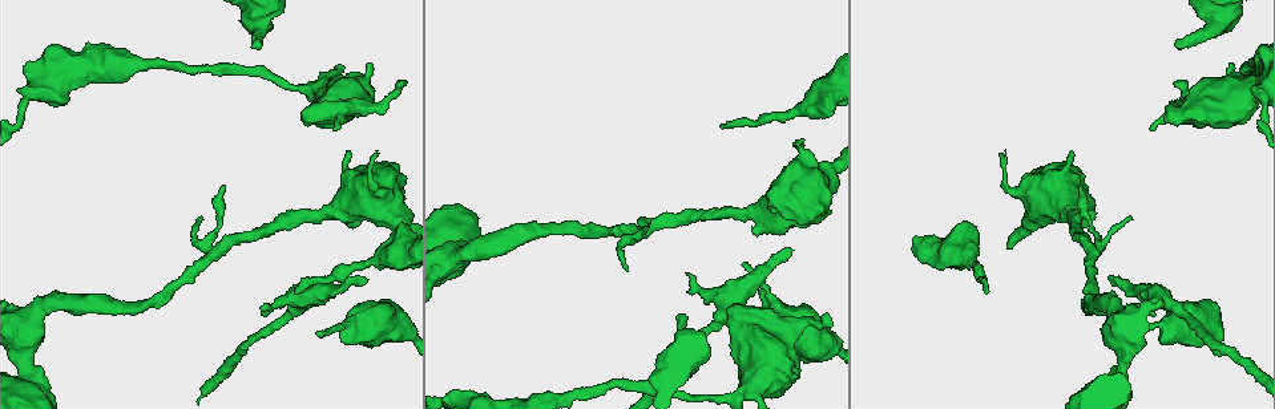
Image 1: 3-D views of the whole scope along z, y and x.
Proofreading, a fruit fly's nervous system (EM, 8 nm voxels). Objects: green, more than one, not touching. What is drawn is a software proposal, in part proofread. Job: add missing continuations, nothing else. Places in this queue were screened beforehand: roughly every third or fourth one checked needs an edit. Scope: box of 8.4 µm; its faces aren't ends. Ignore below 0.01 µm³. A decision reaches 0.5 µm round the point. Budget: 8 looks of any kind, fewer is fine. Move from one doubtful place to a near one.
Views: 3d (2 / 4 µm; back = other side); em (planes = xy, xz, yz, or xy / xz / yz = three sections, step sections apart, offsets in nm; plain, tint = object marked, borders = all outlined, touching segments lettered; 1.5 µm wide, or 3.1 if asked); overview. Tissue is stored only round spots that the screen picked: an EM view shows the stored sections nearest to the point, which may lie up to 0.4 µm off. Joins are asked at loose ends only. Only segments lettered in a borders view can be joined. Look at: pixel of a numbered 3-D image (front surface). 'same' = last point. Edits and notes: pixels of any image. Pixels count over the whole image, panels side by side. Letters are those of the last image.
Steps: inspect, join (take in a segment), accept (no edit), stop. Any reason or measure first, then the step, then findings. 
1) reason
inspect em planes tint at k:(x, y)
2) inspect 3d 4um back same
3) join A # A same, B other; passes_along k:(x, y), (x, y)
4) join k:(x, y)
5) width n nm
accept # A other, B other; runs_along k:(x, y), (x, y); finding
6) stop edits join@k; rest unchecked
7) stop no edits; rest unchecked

an open end
inspect em planes borders at 1:(260, 46)

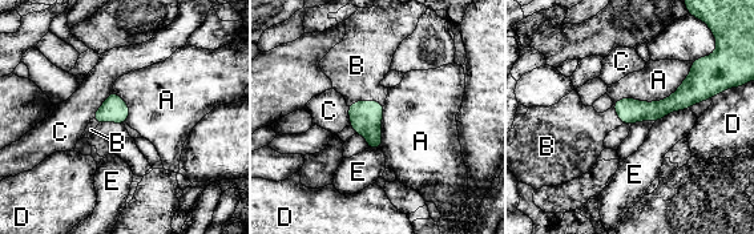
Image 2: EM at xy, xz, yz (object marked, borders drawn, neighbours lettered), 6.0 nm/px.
longest_contact A 550 nm
join B # A other, B same, C other, D other, E other; the neuron continues

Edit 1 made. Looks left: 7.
tapers out
inspect 3d 2um at 1:(799, 142)

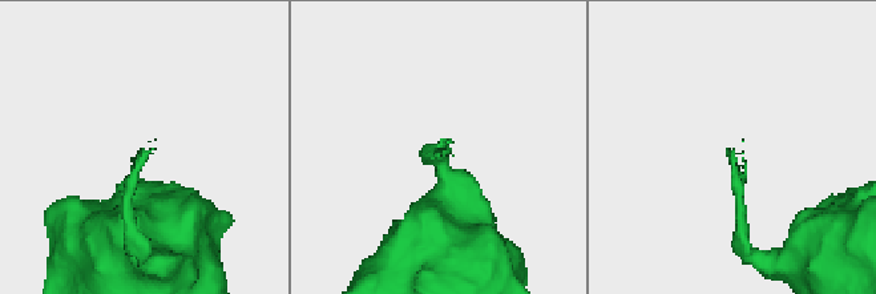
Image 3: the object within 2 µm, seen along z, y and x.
inspect em yz step 8 borders at 3:(441, 146)

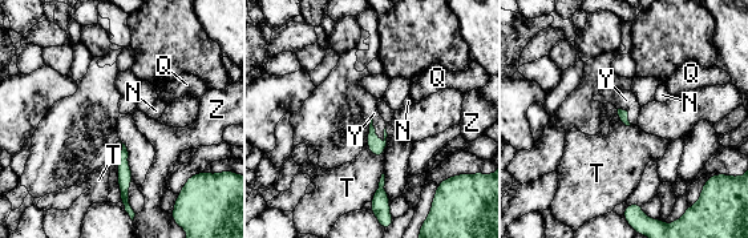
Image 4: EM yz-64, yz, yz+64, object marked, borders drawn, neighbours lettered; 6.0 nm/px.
join Y # N other, Q other, T other, Y same, Z other; passes_along 4:(377, 149), (375, 130), (379, 122); the neuron continues

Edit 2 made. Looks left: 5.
inspect em xz step 8 borders at 1:(987, 294)

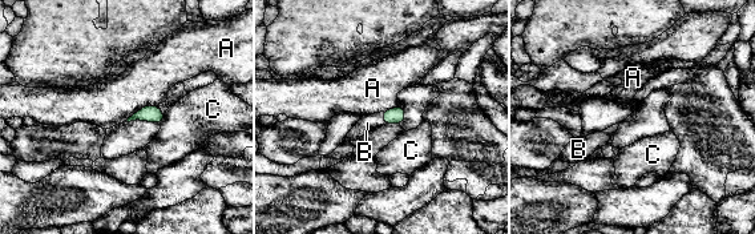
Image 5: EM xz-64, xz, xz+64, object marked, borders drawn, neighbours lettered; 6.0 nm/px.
cut it another way
inspect em planes borders same

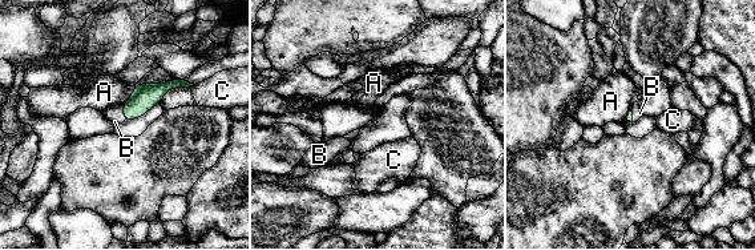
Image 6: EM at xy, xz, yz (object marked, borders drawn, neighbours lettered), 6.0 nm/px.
longest_contact C 240 nm
join B # A other, B same, C other; passes_along 6:(145, 97), (124, 113), (114, 113); it goes on there

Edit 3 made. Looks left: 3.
stop edits join@2, join@4, join@6; rest unchecked

